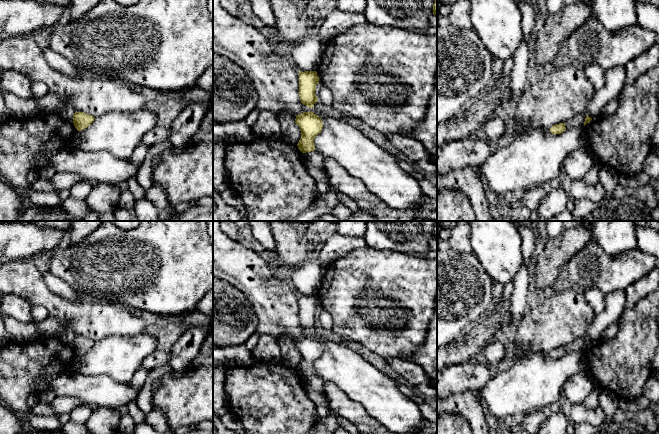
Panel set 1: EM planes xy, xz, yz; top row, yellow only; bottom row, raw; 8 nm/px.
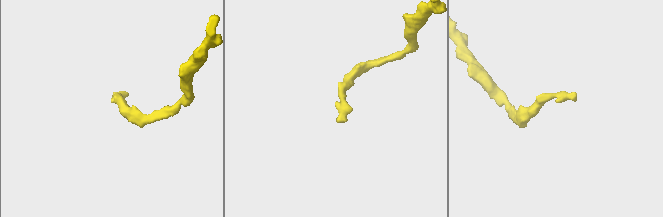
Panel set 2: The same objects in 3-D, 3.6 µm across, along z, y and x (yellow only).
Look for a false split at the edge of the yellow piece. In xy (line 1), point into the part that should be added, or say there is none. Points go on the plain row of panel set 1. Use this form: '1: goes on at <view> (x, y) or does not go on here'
1: does not go on here

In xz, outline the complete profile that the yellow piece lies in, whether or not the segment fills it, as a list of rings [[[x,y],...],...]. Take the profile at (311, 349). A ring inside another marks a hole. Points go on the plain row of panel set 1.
[[[303,336],[295,343],[301,354],[301,362],[297,368],[302,377],[315,375],[314,363],[321,357],[323,352],[322,344],[314,336]]]

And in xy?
[[[75,336],[73,339],[73,348],[78,355],[90,350],[95,341],[84,336]]]

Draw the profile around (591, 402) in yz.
[[[594,381],[594,388],[591,394],[581,403],[585,408],[594,410],[599,407],[599,393],[601,387],[598,382]]]

